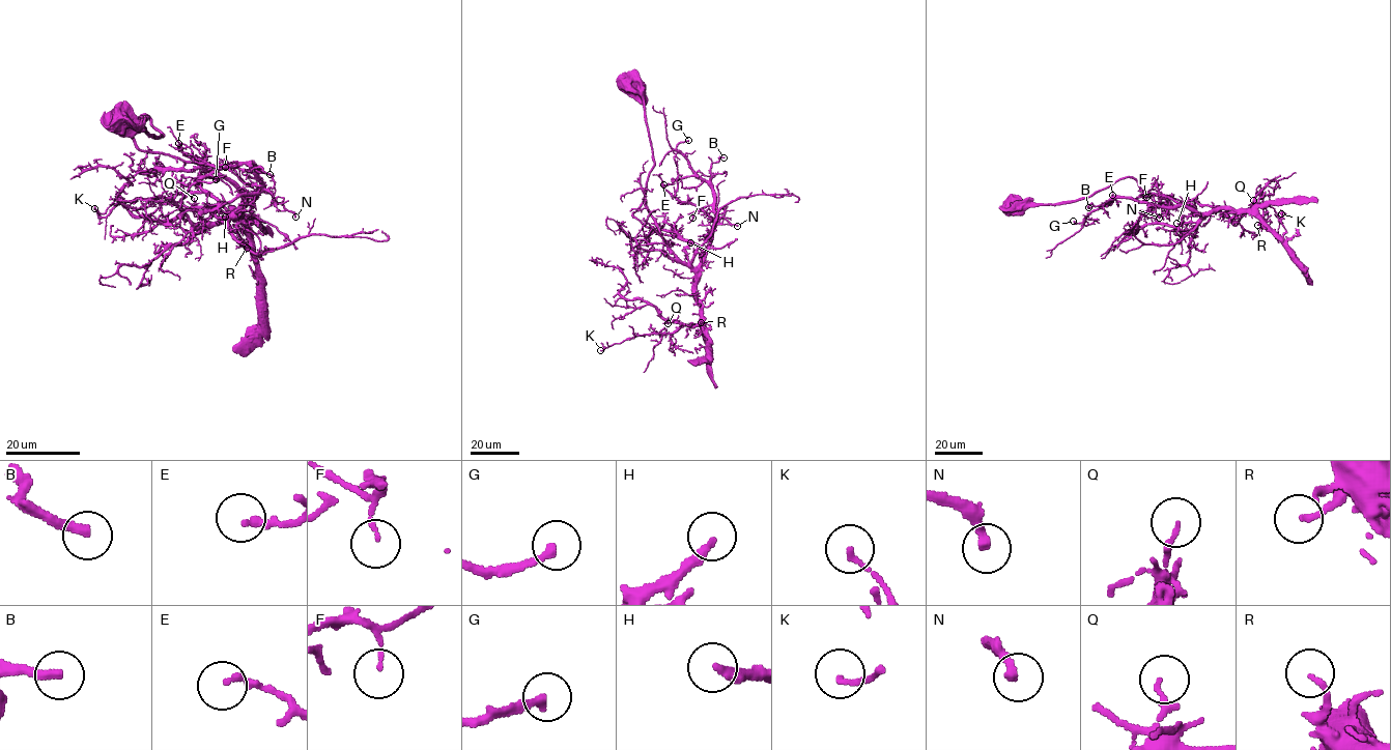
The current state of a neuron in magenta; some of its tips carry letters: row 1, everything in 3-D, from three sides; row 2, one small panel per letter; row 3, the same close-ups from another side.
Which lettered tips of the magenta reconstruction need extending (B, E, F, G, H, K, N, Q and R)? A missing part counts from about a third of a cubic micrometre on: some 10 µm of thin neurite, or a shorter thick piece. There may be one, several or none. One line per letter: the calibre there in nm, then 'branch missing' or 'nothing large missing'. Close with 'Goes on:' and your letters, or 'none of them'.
B: 280 nm thick; branch missing
E: 220 nm thick; nothing large missing
F: 120 nm thick; nothing large missing
G: 260 nm thick; nothing large missing
H: 320 nm thick; nothing large missing
K: 150 nm thick; nothing large missing
N: 280 nm thick; nothing large missing
Q: 120 nm thick; nothing large missing
R: 160 nm thick; nothing large missing
Goes on: B

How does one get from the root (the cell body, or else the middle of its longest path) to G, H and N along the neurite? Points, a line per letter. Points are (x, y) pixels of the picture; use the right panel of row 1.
G: (1013, 205), (1068, 203), (1129, 177), (1146, 196), (1163, 194), (1180, 204), (1117, 198), (1073, 221)
H: (1013, 205), (1068, 203), (1129, 177), (1146, 196), (1163, 194), (1200, 215), (1196, 222), (1176, 223)
N: (1013, 205), (1068, 203), (1129, 177), (1146, 196), (1163, 194), (1180, 204), (1147, 207), (1159, 218)

